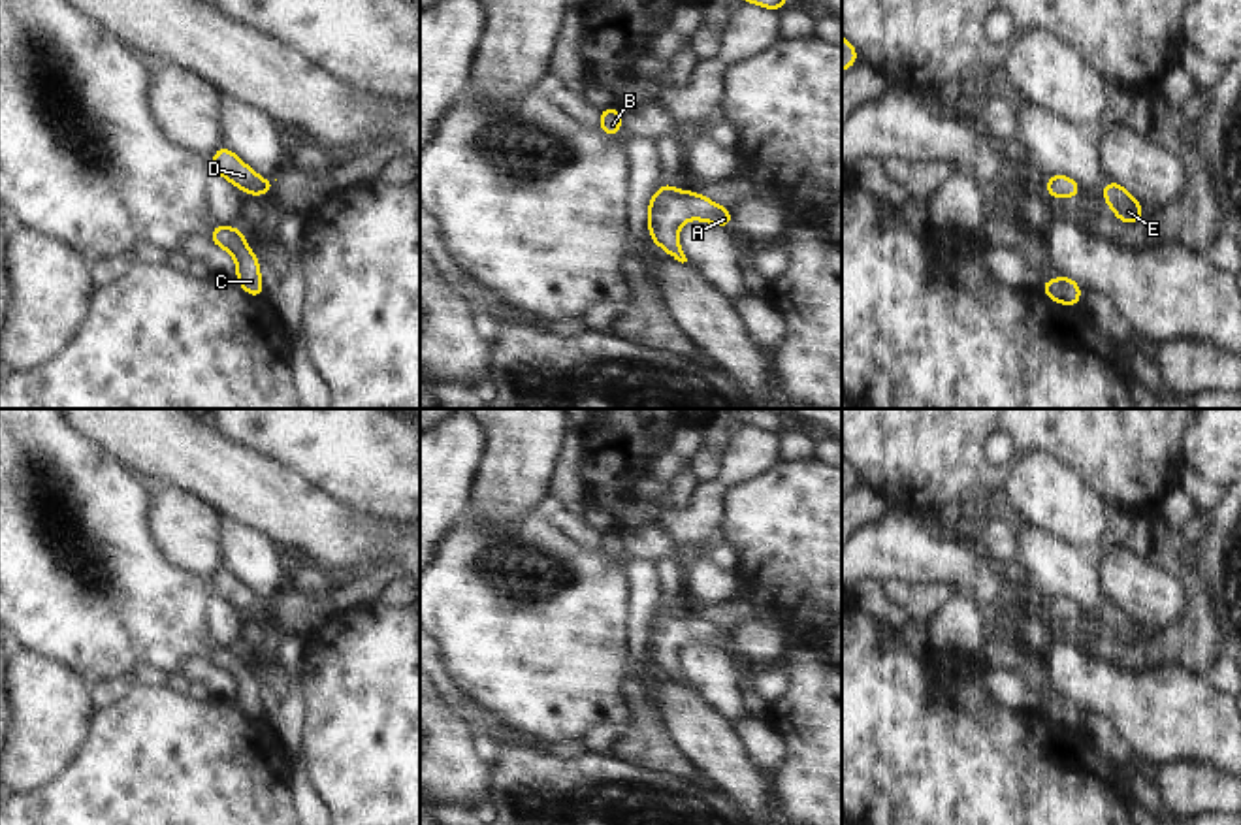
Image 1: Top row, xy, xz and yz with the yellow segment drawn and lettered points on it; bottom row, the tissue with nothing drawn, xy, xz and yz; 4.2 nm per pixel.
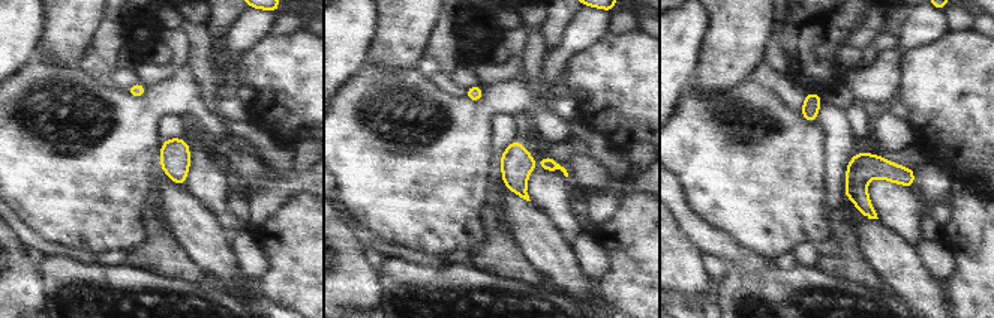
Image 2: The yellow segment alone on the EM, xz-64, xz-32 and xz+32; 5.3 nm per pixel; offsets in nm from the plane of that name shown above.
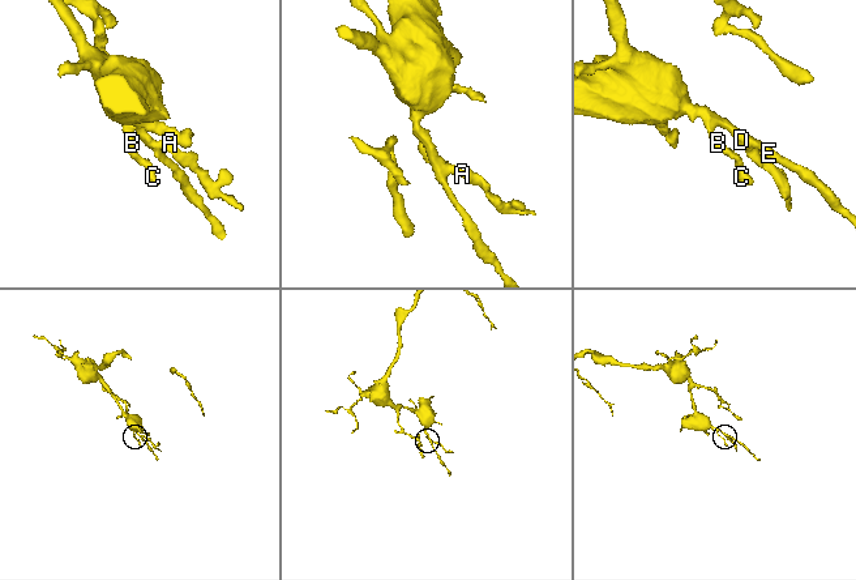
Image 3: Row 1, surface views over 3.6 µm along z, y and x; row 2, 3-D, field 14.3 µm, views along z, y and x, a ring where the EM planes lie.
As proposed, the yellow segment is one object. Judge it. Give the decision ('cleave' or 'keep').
keep

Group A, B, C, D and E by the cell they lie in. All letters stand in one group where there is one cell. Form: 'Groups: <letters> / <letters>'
Groups: A B C D E

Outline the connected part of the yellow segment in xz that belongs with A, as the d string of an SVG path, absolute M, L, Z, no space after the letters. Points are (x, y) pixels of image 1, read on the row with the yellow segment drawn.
M663 181L648 207L650 241L682 264L687 258L678 243L678 230L689 217L725 228L733 224L731 209L714 203L699 192L676 190Z

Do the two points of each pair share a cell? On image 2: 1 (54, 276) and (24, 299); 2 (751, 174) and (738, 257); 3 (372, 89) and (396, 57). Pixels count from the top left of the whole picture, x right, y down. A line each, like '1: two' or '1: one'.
1: two
2: two
3: two

